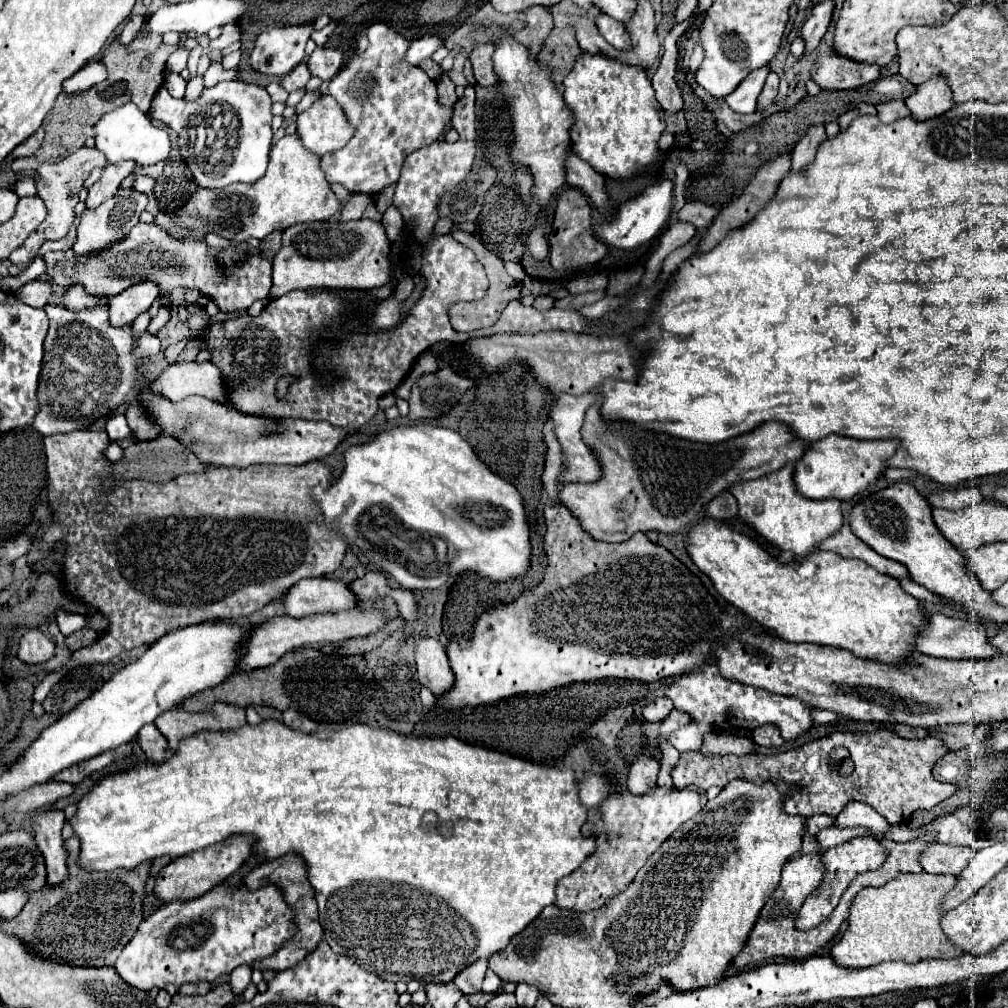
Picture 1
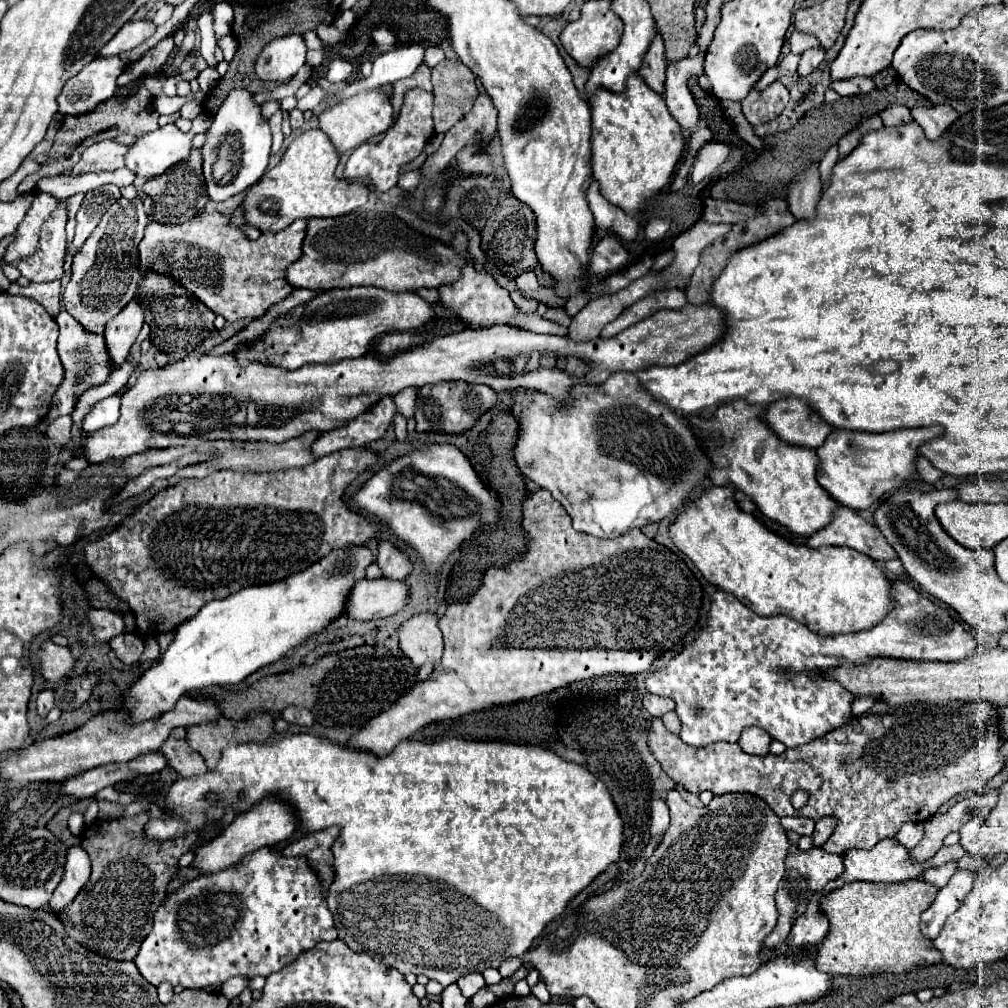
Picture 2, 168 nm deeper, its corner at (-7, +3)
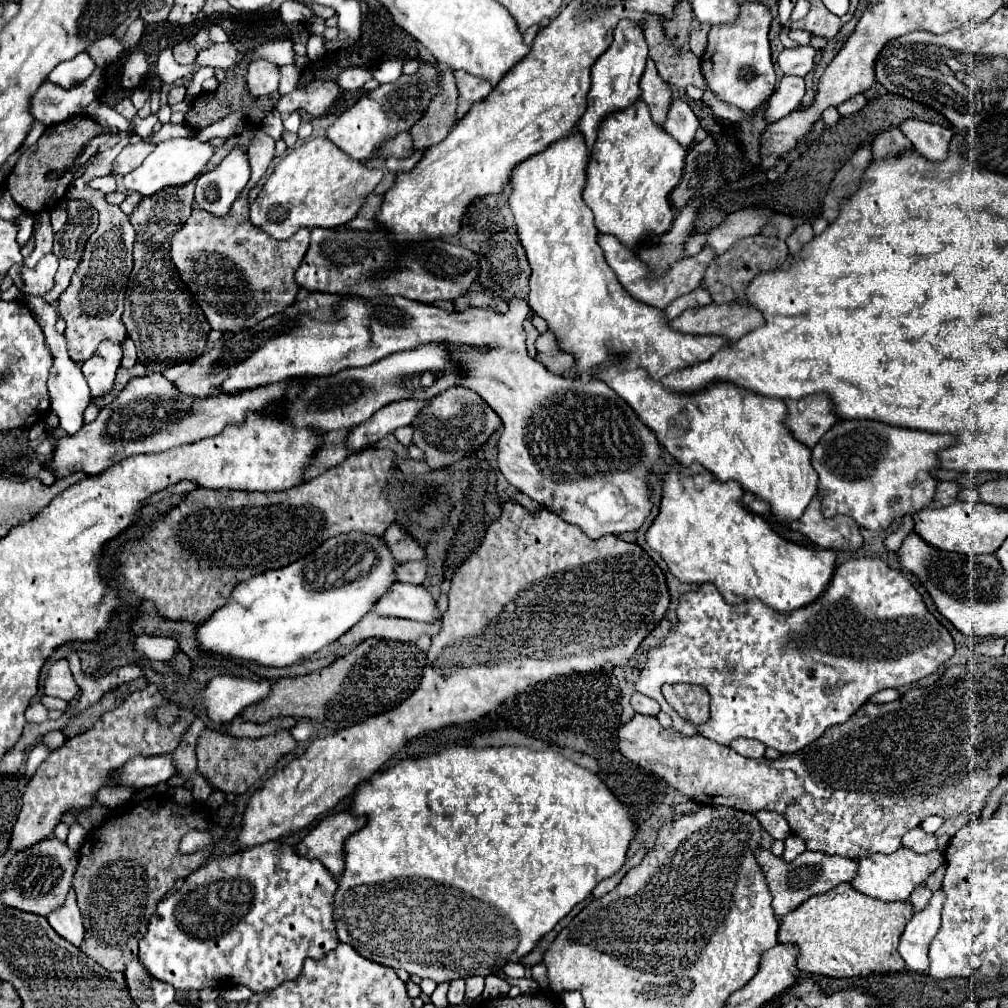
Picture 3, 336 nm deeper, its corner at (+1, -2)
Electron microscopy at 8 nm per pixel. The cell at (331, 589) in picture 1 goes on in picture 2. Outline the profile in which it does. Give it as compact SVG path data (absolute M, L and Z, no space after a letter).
M372 579L358 581L350 593L348 617L352 619L384 619L398 613L406 603L410 589L406 581Z

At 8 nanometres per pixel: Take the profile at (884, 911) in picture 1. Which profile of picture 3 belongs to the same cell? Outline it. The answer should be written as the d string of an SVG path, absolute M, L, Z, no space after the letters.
M840 884L826 894L816 894L800 904L796 910L788 912L780 920L778 942L794 942L800 946L798 968L808 974L824 974L828 978L854 978L854 976L868 976L868 974L882 974L882 972L904 972L906 962L898 954L898 940L904 932L906 922L912 918L914 906L910 902L884 902L878 898L870 898L850 884Z

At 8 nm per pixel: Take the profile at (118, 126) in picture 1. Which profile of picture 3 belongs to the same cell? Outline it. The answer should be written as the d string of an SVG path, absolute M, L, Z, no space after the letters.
M196 138L164 140L164 142L156 144L152 154L148 154L148 158L136 170L128 172L122 178L122 184L126 190L138 192L142 196L150 196L156 190L162 190L164 186L182 186L184 182L190 182L192 178L196 178L202 172L202 168L212 158L212 154L214 154L214 148L206 142L196 140Z

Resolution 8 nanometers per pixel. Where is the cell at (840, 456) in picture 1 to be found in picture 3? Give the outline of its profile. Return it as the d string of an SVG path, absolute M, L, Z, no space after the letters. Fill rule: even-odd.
M870 420L834 424L812 448L812 466L820 476L818 498L822 502L822 514L828 518L844 514L854 518L862 528L882 530L894 518L926 508L936 490L932 476L938 468L936 456L954 442L956 438L952 434L918 432ZM920 470L922 496L912 496Z

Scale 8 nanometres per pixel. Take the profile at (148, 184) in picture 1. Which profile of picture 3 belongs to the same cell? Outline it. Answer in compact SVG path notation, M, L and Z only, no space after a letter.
M102 176L102 178L94 178L88 182L90 188L96 188L96 190L102 190L104 194L108 192L114 192L116 190L116 180L114 176Z

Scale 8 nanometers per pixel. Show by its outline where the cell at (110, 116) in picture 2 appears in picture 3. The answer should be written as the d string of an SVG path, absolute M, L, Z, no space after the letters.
M76 116L76 118L66 120L64 124L54 124L54 126L46 128L44 134L40 136L40 140L22 154L22 158L18 160L18 164L6 178L6 186L12 192L14 202L32 214L40 212L44 208L56 208L58 202L64 198L64 188L57 188L58 179L49 179L46 174L52 170L70 168L74 164L74 160L78 158L78 154L82 152L82 148L86 146L86 142L96 138L98 134L104 134L104 128L90 116Z

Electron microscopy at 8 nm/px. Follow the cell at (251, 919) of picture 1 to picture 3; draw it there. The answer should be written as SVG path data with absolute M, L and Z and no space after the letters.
M266 842L228 858L212 860L192 872L180 890L158 904L148 932L140 940L138 960L150 976L172 984L176 990L220 990L234 984L248 986L252 992L276 988L280 982L296 978L306 958L322 958L326 950L338 946L332 920L334 892L336 880L320 862L300 858L294 848L282 842Z

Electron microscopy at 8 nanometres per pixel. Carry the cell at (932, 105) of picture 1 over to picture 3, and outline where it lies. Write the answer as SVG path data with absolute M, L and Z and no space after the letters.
M908 120L900 126L900 130L924 158L944 160L948 156L948 142L954 134L952 128L922 120Z

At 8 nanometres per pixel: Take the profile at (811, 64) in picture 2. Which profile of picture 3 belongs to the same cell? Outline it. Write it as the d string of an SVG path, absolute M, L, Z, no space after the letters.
M784 76L780 80L778 90L770 98L770 106L766 110L768 122L776 122L776 120L788 116L798 106L802 96L804 96L804 78Z

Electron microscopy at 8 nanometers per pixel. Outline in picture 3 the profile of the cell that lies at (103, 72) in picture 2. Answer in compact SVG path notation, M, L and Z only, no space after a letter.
M98 66L88 80L78 82L72 88L62 88L54 82L44 82L44 86L40 86L40 90L32 98L34 118L44 122L46 126L54 126L86 112L88 106L100 98L104 82L102 72L102 66Z

